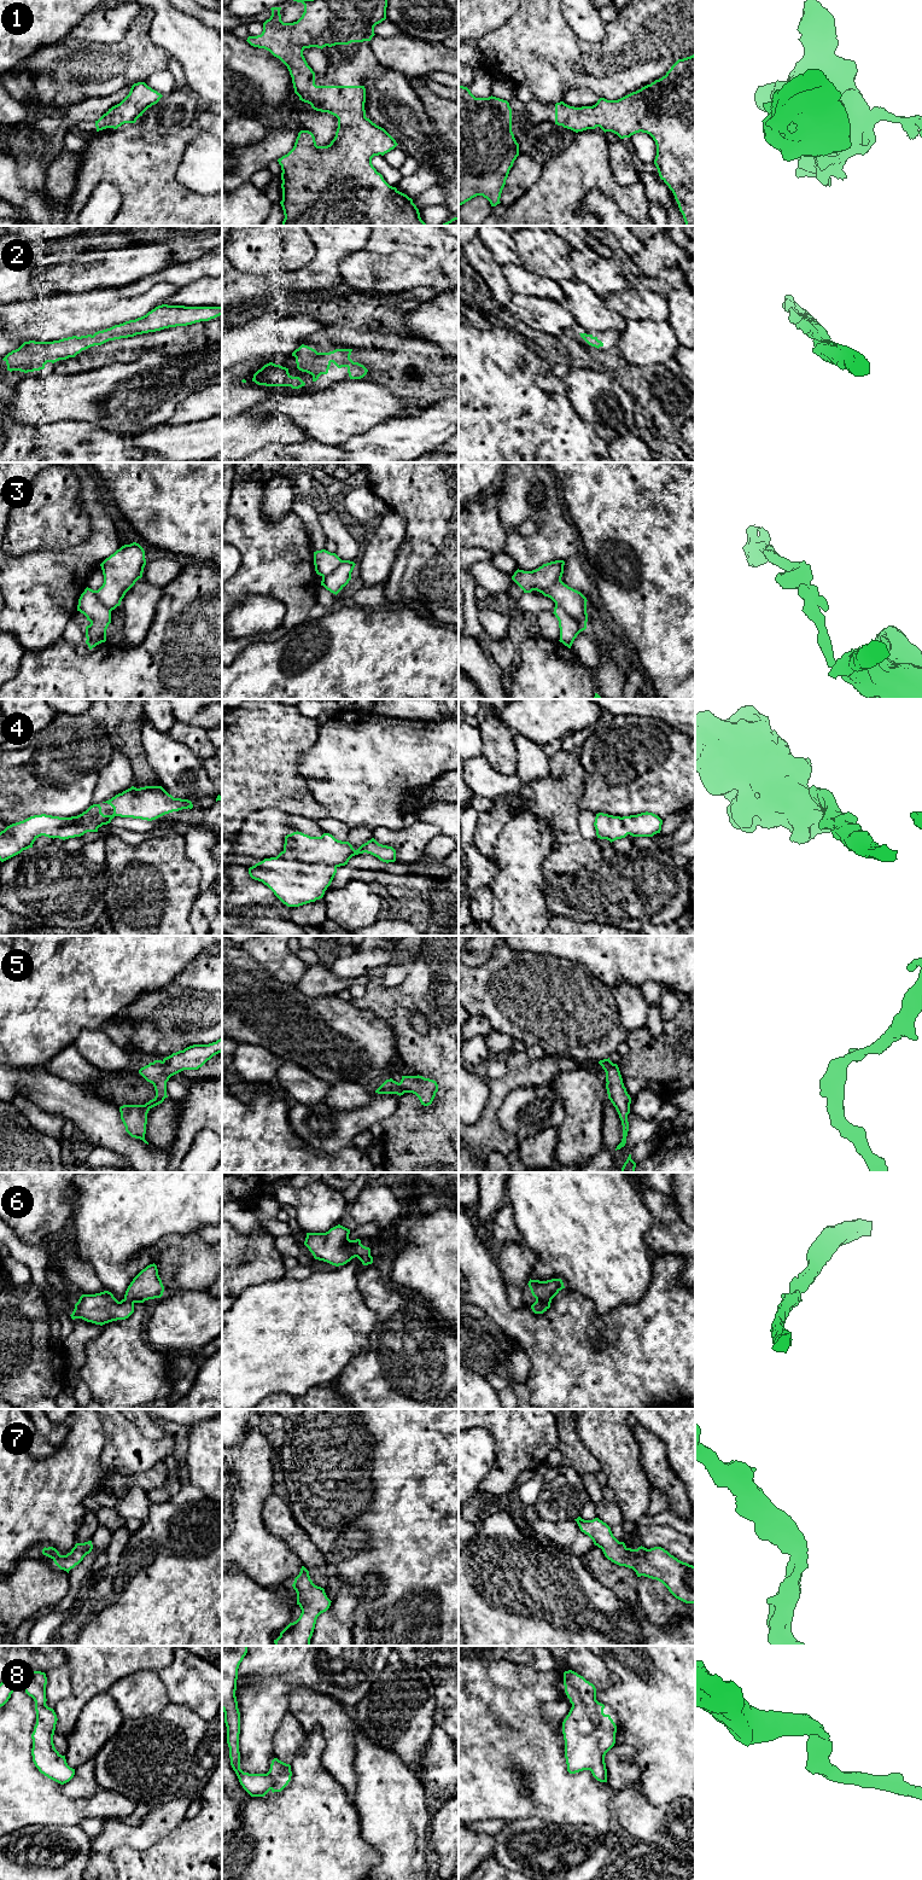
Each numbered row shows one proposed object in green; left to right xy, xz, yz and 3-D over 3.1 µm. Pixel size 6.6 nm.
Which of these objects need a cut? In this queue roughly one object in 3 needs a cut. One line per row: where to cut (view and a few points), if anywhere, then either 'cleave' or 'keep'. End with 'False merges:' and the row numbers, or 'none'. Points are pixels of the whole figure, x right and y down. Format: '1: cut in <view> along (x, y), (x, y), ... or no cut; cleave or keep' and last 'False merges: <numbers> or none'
1: no cut; keep
2: no cut; keep
3: cut in yz along (555, 603), (585, 627); cleave
4: no cut; keep
5: no cut; keep
6: no cut; keep
7: no cut; keep
8: no cut; keep
False merges: 3

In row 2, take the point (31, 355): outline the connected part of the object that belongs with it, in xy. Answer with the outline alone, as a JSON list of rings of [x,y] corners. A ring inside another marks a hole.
[[[162,304],[135,320],[129,320],[110,328],[98,331],[93,336],[72,336],[53,342],[24,342],[18,349],[8,353],[2,360],[7,371],[24,373],[40,371],[47,362],[57,362],[75,357],[82,350],[101,345],[109,341],[134,337],[169,327],[187,326],[209,321],[222,315],[222,307],[185,307]]]

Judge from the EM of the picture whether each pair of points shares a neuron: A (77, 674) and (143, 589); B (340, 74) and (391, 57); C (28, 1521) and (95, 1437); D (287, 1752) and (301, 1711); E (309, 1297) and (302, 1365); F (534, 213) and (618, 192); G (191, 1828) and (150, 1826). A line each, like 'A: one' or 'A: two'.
A: two
B: two
C: one
D: two
E: one
F: one
G: two

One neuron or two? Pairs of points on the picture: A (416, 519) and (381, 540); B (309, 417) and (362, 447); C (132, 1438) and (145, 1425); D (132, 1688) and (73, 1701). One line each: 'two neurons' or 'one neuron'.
A: two neurons
B: two neurons
C: two neurons
D: two neurons

